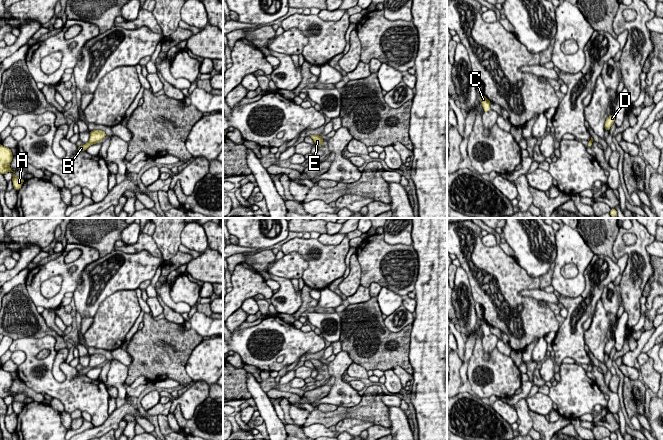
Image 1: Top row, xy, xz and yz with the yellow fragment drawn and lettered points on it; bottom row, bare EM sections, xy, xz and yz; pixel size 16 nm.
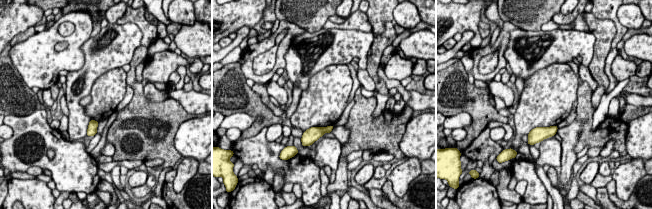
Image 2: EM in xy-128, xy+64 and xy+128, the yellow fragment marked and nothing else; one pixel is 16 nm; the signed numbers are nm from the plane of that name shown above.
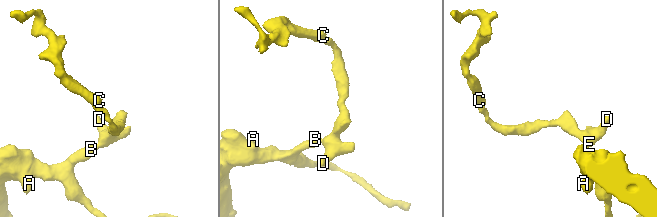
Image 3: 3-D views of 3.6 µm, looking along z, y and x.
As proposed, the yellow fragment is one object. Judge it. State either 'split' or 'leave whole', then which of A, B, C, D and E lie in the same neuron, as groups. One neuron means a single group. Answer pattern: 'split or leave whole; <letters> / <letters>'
leave whole; A B C D E

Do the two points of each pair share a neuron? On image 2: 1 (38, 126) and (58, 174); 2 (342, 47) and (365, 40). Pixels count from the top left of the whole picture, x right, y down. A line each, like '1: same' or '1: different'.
1: same
2: same

